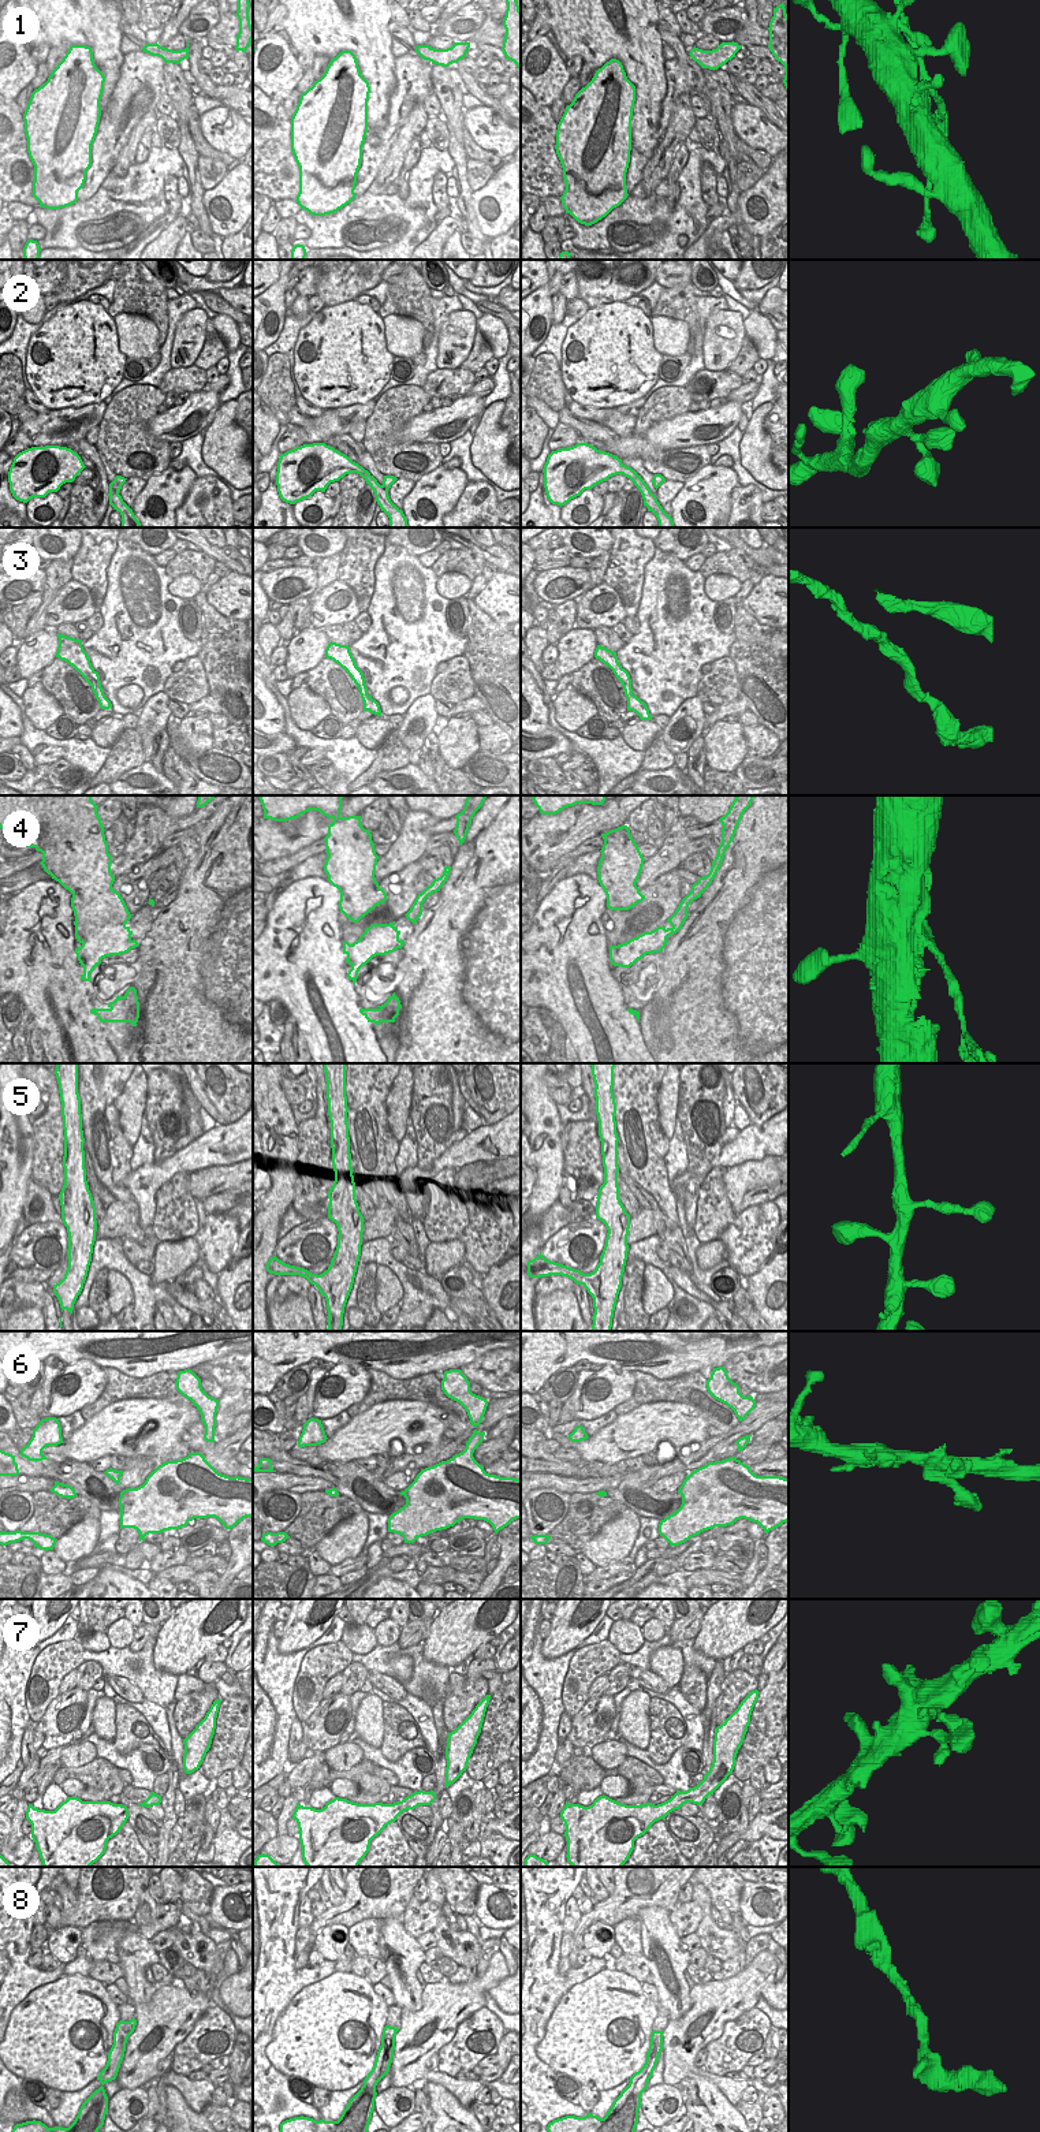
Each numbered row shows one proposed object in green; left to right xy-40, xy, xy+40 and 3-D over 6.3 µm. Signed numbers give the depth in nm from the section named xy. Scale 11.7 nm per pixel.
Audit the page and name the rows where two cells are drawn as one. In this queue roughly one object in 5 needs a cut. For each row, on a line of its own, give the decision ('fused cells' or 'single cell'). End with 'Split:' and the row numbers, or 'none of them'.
1: fused cells
2: single cell
3: single cell
4: fused cells
5: single cell
6: single cell
7: single cell
8: single cell
Split: 1, 4

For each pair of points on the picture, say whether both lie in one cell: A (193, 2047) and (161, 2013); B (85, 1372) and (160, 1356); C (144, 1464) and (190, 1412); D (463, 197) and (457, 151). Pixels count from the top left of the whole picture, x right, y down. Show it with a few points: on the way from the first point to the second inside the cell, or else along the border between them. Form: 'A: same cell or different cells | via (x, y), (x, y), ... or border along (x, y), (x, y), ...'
A: different cells | border along (204, 2013), (171, 2053)
B: different cells | border along (71, 1364), (79, 1360), (92, 1360), (103, 1368)
C: different cells | border along (145, 1456), (151, 1457)
D: same cell | via (463, 186), (461, 161)

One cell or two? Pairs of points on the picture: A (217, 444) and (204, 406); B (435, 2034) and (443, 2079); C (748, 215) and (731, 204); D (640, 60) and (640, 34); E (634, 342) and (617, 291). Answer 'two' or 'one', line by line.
A: two
B: one
C: two
D: one
E: two

